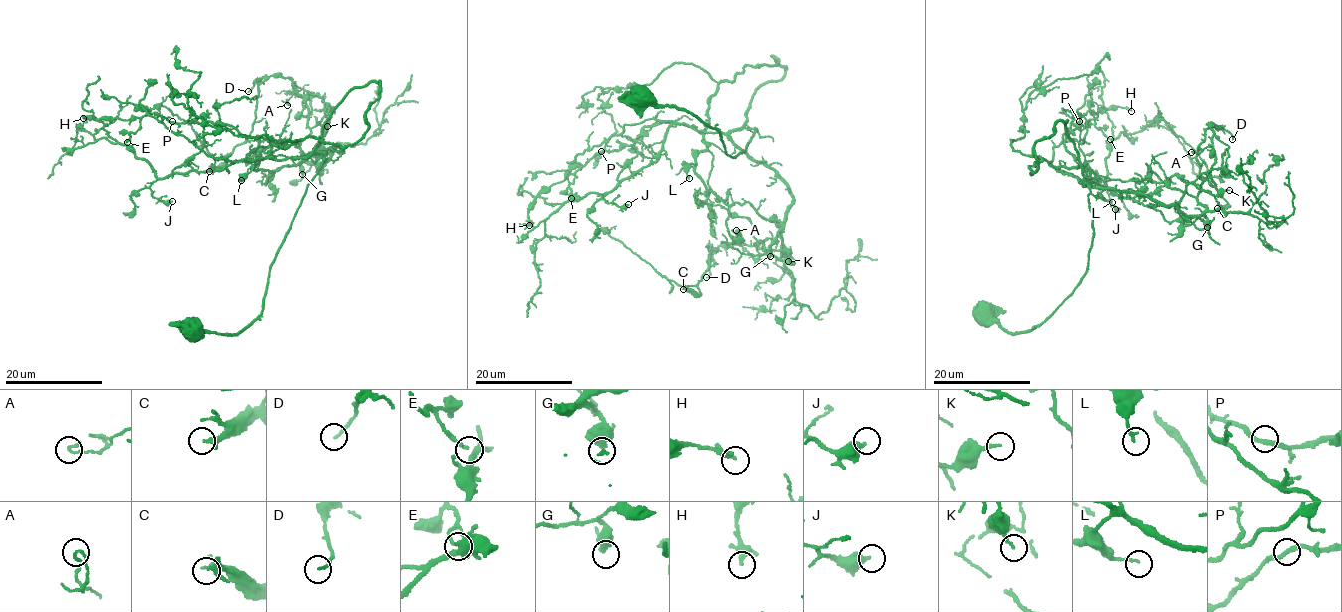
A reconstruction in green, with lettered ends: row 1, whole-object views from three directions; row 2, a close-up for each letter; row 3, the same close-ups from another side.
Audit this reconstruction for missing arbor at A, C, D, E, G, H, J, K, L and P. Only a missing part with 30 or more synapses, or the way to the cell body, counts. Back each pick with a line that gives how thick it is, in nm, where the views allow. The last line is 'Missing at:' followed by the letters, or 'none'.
Missing at: none

